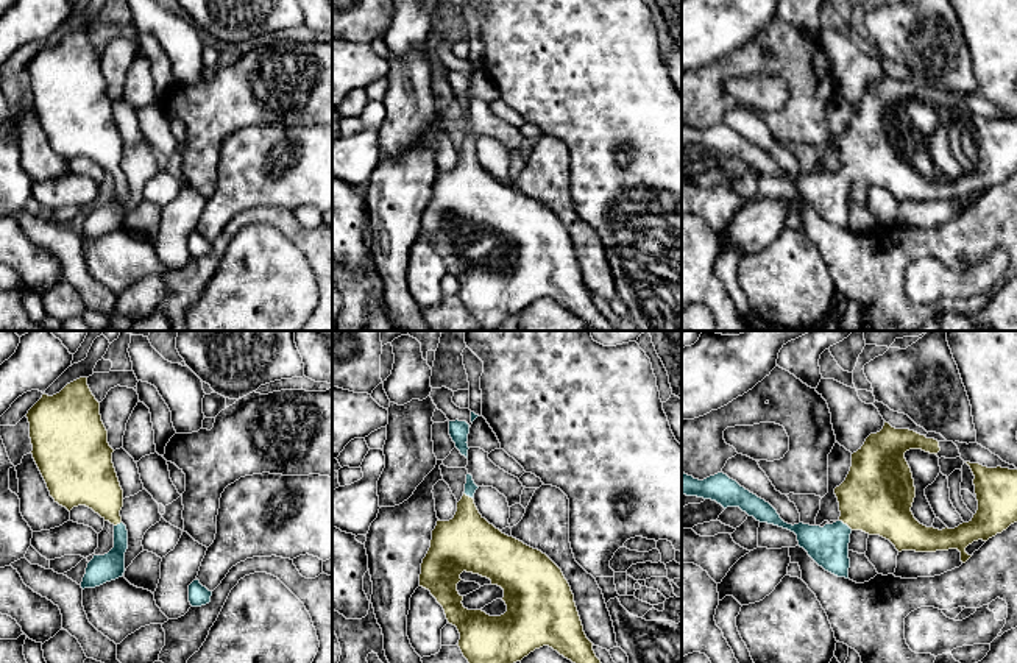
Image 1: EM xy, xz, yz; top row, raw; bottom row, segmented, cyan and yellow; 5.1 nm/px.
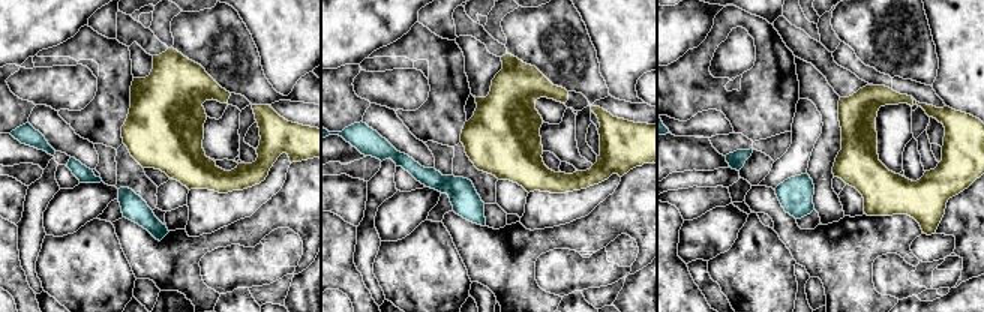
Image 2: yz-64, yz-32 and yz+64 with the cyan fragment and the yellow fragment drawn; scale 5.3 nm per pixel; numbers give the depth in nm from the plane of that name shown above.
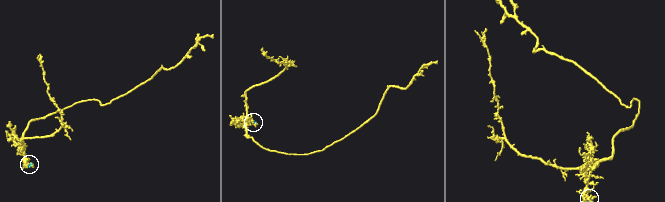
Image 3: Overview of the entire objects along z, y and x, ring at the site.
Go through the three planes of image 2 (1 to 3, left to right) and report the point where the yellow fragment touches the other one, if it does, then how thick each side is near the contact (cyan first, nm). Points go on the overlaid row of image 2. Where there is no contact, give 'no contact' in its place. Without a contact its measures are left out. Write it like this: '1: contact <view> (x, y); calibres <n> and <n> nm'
1: no contact
2: no contact
3: no contact

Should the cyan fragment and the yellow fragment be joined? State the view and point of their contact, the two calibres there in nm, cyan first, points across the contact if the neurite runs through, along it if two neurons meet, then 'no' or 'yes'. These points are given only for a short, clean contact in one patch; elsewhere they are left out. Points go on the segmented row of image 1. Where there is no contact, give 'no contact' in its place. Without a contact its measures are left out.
contact yz (846, 524); calibres 200 and 380 nm; way yz (829, 546), (846, 524), (877, 495); yes

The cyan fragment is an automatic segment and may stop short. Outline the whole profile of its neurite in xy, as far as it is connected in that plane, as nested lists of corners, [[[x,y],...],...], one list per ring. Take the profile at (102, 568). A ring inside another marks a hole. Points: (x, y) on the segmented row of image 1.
[[[87,378],[67,384],[59,393],[42,398],[27,413],[33,459],[47,484],[50,496],[69,512],[86,505],[114,526],[114,548],[105,555],[94,555],[87,563],[81,588],[95,588],[115,580],[125,573],[128,530],[122,523],[123,490],[114,463],[114,449],[108,443],[108,431],[101,421],[100,402],[92,395]]]

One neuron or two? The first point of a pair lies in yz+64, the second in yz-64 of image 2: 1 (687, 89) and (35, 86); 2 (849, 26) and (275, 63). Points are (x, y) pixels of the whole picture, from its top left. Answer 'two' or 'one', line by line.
1: two
2: two

